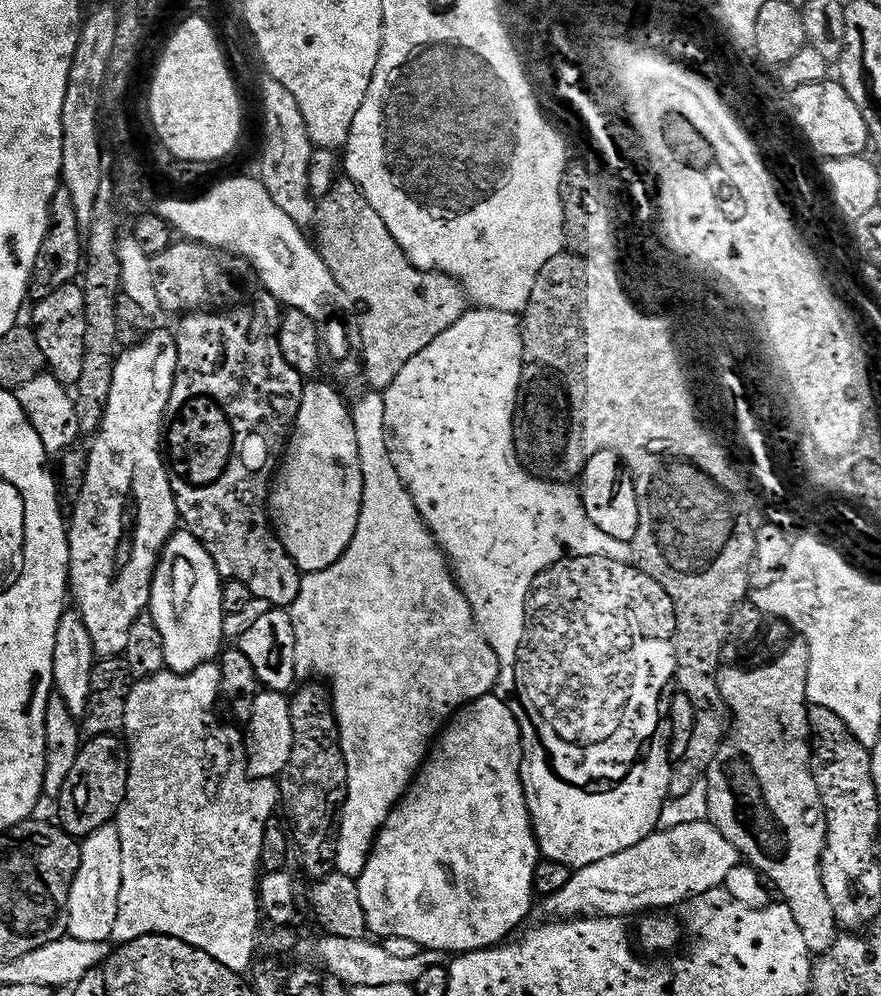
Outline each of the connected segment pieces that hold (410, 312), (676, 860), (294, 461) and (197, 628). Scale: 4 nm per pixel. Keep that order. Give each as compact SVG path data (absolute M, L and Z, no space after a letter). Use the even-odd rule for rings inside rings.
M337 179L336 185L319 201L314 231L320 239L318 249L321 258L348 295L349 301L353 305L365 304L368 307L358 322L358 344L364 347L362 368L366 378L368 374L369 389L386 389L394 378L398 378L398 373L404 369L406 362L410 362L410 358L414 358L414 354L426 350L426 346L430 346L430 342L434 342L434 338L448 328L449 321L440 317L440 295L444 287L450 284L449 277L441 272L423 272L415 268L398 242L394 242L394 234L386 230L386 222L378 218L378 210L374 210L374 206L370 206L370 202L366 202L360 193L360 185L350 179Z
M707 819L692 822L690 825L674 826L673 829L651 832L638 846L630 846L630 850L622 850L622 854L614 854L602 862L594 862L594 866L577 868L572 873L570 882L558 894L547 897L543 901L545 917L548 918L583 918L585 916L615 916L629 918L635 912L644 912L647 908L664 910L675 904L687 905L695 896L706 894L710 890L724 885L730 870L742 863L740 851Z
M305 383L296 424L268 493L268 518L301 573L326 570L350 546L363 504L362 462L349 405L328 384Z
M177 531L160 553L160 563L152 578L150 619L162 633L162 646L166 646L165 669L186 676L196 672L219 657L225 647L224 584L214 566L214 558L203 548L191 532Z

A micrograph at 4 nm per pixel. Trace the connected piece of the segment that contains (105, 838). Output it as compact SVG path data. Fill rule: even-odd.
M115 823L100 827L83 839L80 866L71 886L68 903L68 936L82 942L103 944L112 940L122 886L122 844Z

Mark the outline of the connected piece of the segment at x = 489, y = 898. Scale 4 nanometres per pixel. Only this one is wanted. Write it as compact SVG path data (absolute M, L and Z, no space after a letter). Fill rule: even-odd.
M500 694L478 698L445 727L442 735L433 743L428 758L424 762L424 767L416 773L416 779L413 780L411 788L405 792L404 799L389 814L384 827L377 834L376 842L372 846L372 853L368 855L366 870L362 870L362 874L356 880L358 898L362 898L362 910L366 910L368 930L373 937L393 936L394 938L410 939L416 942L421 950L441 954L479 952L507 941L509 939L507 936L531 914L532 900L534 901L536 896L534 874L542 857L540 848L536 844L536 835L532 829L532 815L528 809L524 783L520 777L524 750L520 747L521 736L516 717L517 709L511 708L506 701L508 700Z

